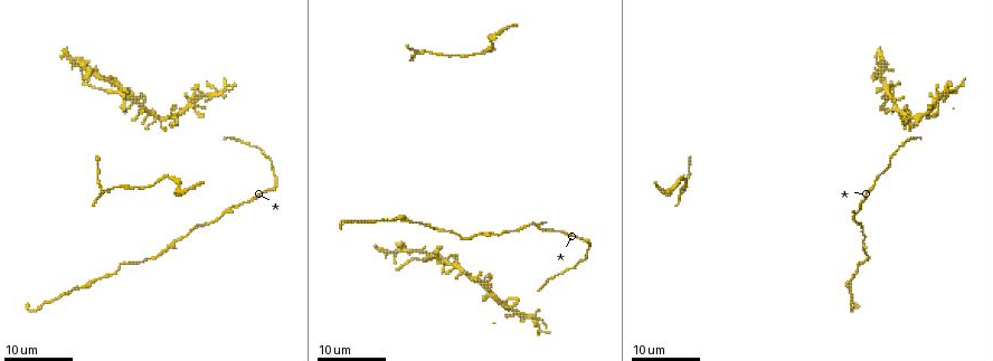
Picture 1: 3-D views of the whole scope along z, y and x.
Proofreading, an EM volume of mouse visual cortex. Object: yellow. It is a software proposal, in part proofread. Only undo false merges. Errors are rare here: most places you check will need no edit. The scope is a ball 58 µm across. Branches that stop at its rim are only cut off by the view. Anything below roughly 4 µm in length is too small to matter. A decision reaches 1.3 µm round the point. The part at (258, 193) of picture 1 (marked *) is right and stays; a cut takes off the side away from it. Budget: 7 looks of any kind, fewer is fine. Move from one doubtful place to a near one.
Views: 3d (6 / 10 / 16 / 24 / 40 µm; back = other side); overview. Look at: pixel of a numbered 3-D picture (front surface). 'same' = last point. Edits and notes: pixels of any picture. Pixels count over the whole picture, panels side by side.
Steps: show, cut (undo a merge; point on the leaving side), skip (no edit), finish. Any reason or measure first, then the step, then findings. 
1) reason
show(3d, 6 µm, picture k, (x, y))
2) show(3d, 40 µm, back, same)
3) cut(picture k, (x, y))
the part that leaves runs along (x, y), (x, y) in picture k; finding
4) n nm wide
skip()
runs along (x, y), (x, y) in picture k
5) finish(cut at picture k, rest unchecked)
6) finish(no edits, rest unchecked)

show(3d, 24 µm, picture 1, (189, 106))

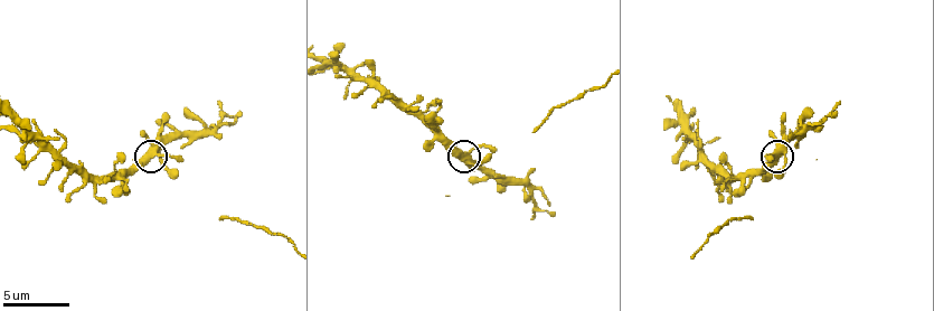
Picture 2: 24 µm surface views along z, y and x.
show(3d, 6 µm, picture 2, (148, 152))

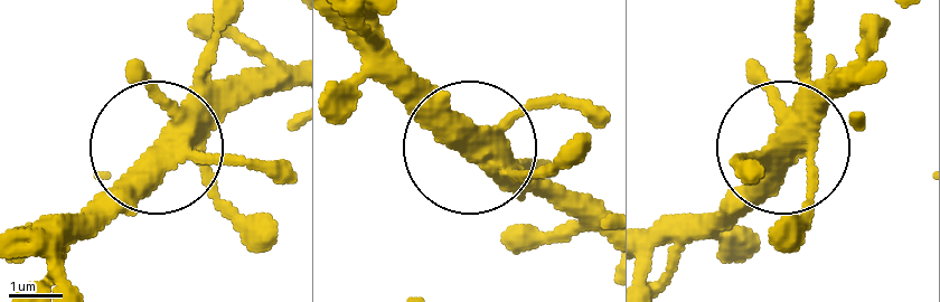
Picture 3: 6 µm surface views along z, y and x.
5 arms
skip()
continuous, no second neuron

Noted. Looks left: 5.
four or more arms meet
show(3d, 16 µm, picture 2, (11, 124))

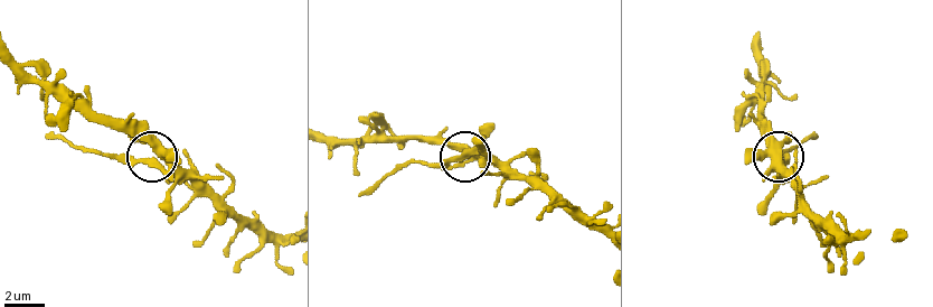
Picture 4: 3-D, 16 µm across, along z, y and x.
side arm 7 µm
cut(picture 4, (135, 161))
the part that leaves runs along (160, 165), (82, 150), (48, 137) in picture 4; two neurons meet here

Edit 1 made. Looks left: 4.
show(overview)

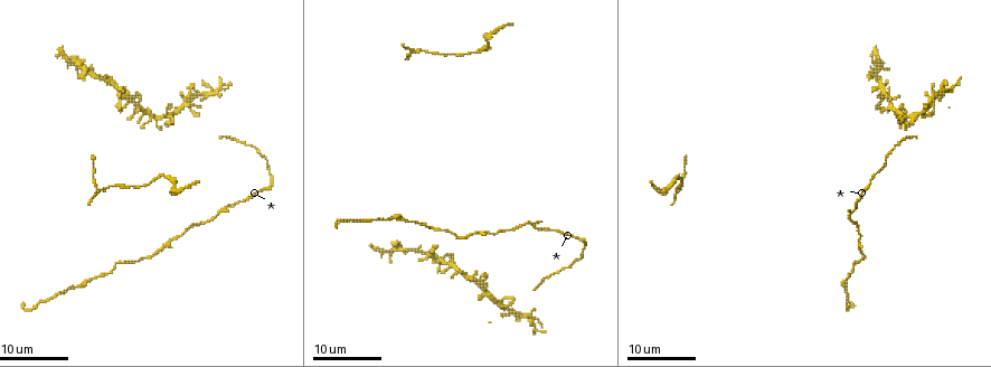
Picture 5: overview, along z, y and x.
two arms in line, one across
show(3d, 16 µm, picture 5, (529, 324))

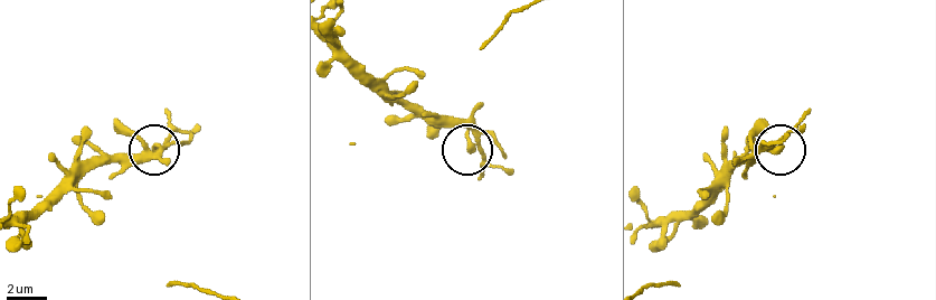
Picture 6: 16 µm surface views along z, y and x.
zoom in
show(3d, 10 µm, picture 6, (470, 146))

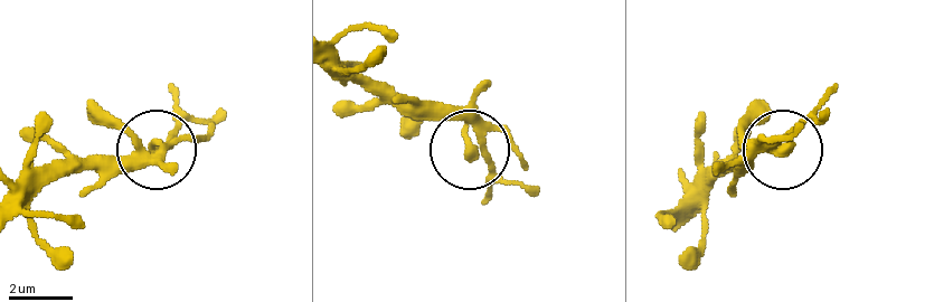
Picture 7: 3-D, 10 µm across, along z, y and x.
3 arms
skip()
all the same neuron

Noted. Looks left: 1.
finish(cut at picture 4, rest unchecked)

